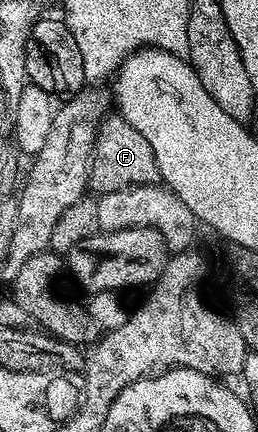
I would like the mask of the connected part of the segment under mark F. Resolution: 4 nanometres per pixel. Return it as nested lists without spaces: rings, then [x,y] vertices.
[[[104,117],[97,127],[93,153],[89,163],[89,186],[96,195],[102,196],[126,186],[150,186],[160,181],[159,169],[151,151],[149,140],[133,128],[124,118]]]

